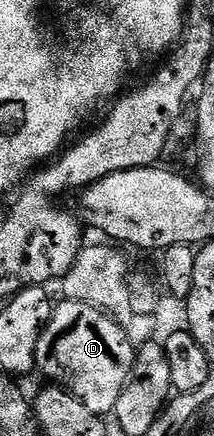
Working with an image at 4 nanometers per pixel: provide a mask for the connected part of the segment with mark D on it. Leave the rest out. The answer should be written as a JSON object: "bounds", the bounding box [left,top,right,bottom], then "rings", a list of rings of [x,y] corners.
{"bounds":[36,301,138,416],"rings":[[[61,301],[44,327],[36,353],[37,367],[57,386],[69,390],[90,412],[108,416],[134,374],[138,354],[112,315],[81,302]]]}

